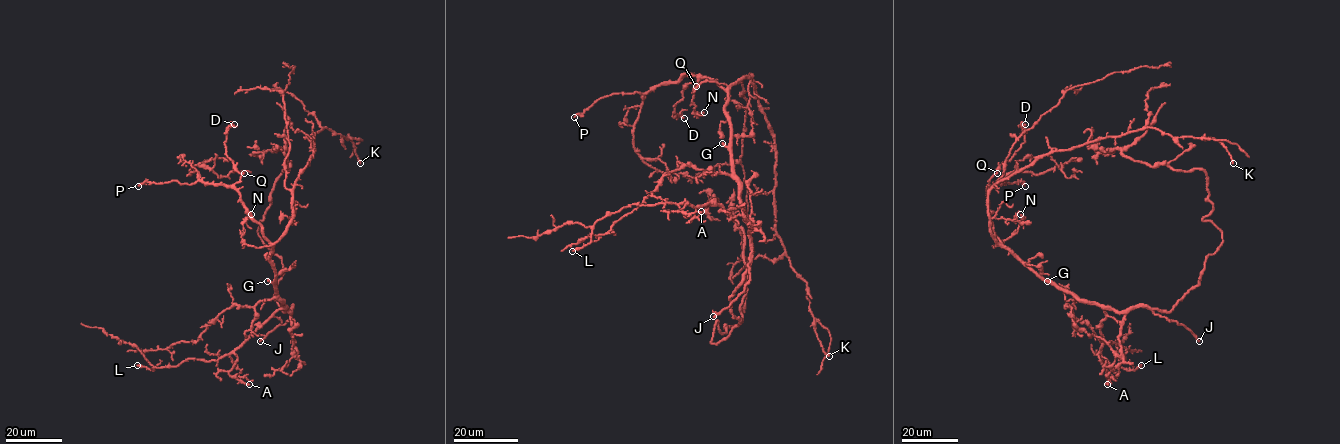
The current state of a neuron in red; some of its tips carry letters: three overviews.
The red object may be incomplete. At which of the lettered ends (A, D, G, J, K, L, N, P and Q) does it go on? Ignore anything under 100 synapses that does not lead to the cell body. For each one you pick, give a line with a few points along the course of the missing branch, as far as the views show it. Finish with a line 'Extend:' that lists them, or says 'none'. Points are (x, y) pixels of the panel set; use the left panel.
G: course (267, 281), (244, 279), (216, 260), (177, 252), (166, 230), (152, 221), (117, 235), (82, 261), (81, 271)
Extend: G, J

